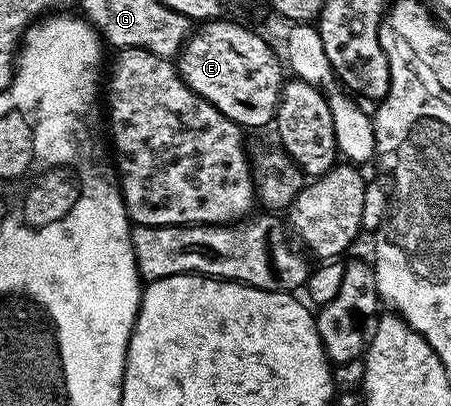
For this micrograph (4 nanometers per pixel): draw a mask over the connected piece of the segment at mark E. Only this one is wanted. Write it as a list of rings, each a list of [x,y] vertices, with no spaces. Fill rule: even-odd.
[[[220,17],[214,21],[204,22],[196,26],[192,34],[188,35],[183,50],[177,56],[179,76],[197,93],[206,103],[213,105],[225,117],[244,129],[250,127],[263,127],[272,122],[275,111],[279,108],[279,90],[285,82],[285,67],[275,56],[275,51],[255,31],[242,27],[239,23],[226,23],[226,18]]]

